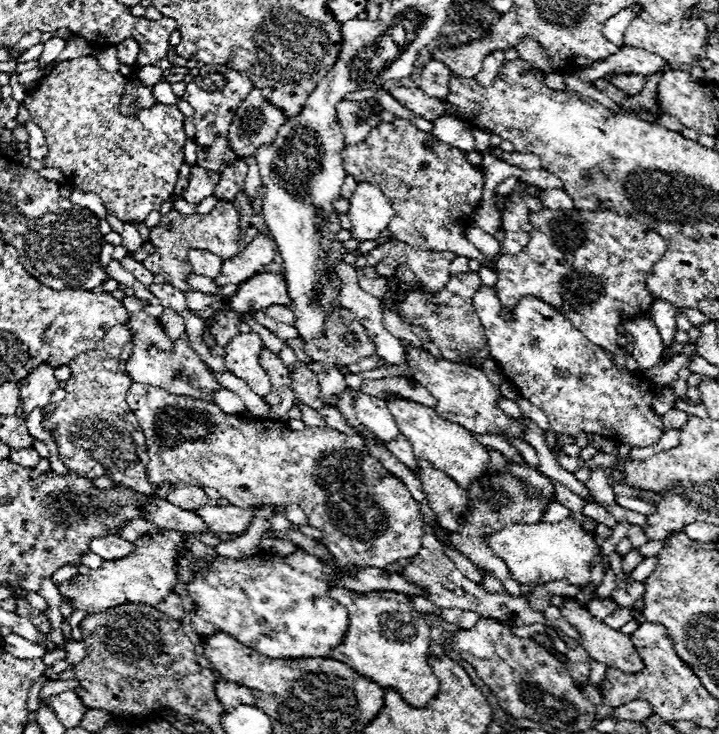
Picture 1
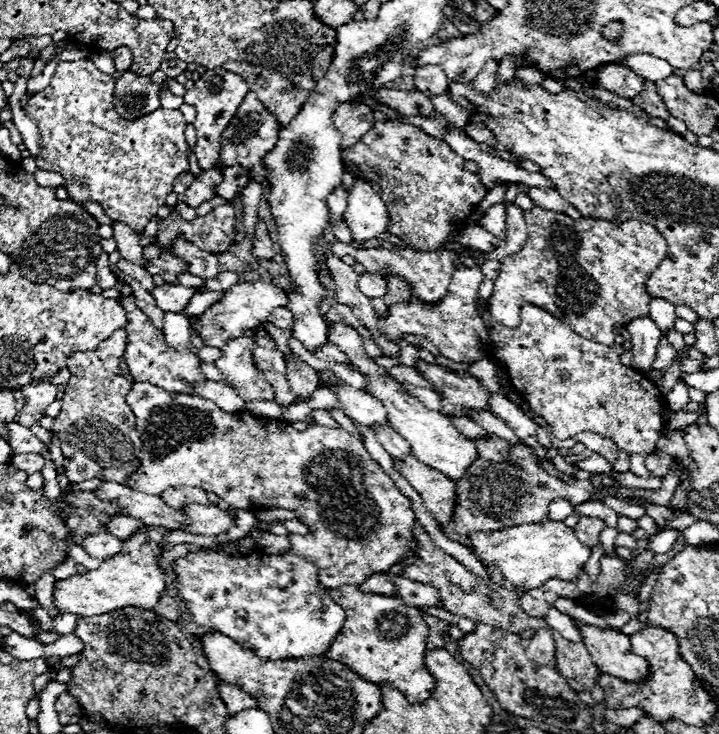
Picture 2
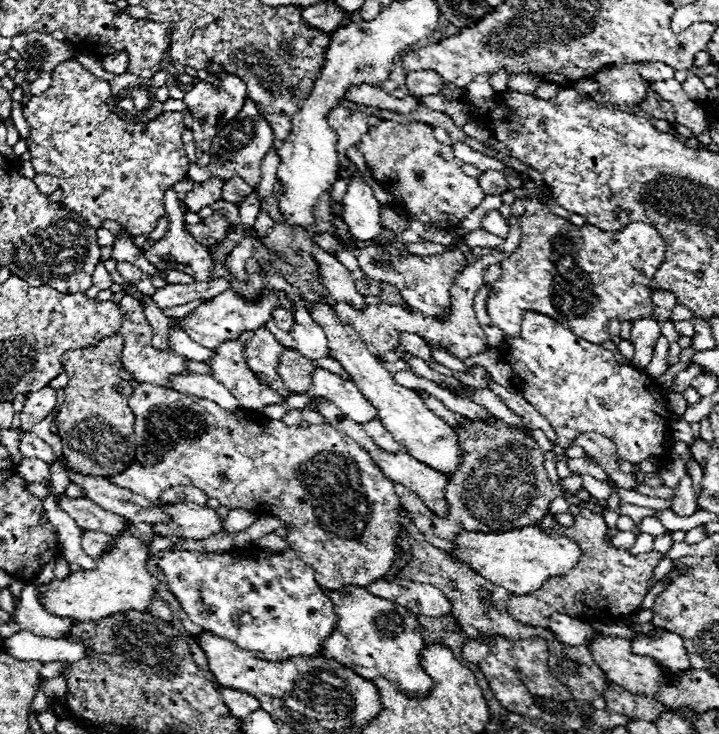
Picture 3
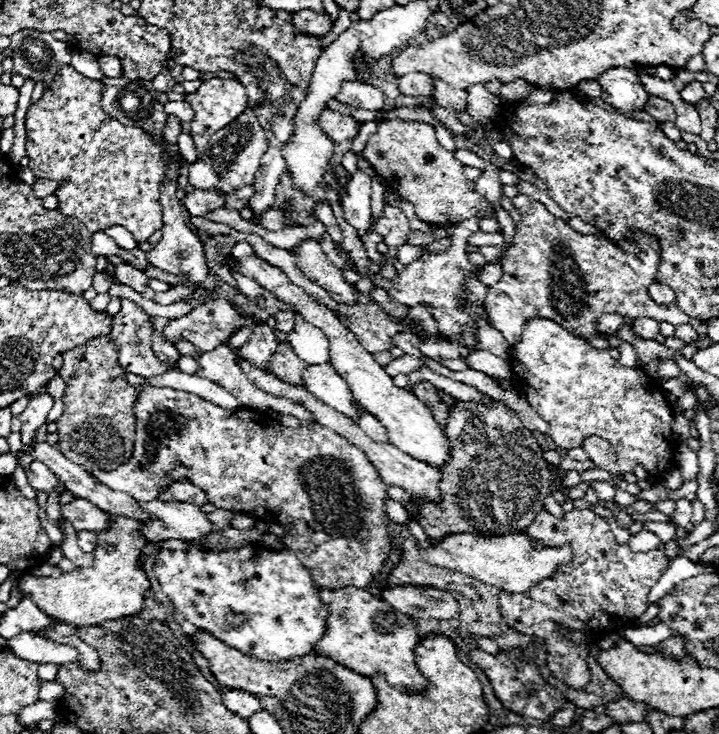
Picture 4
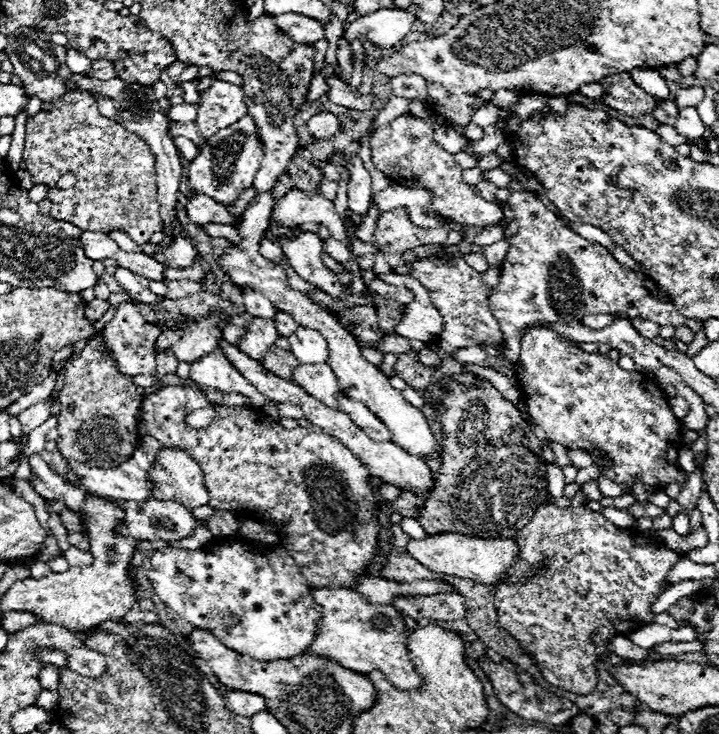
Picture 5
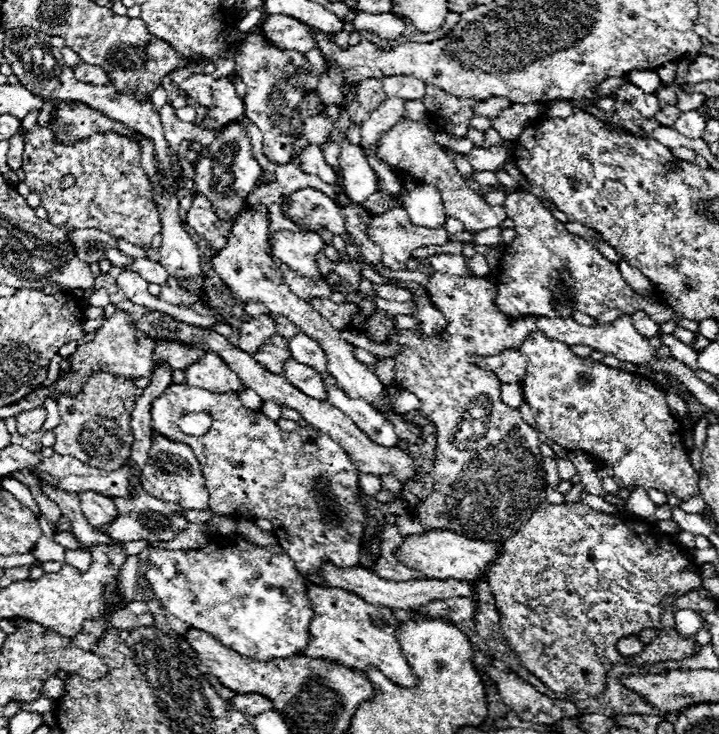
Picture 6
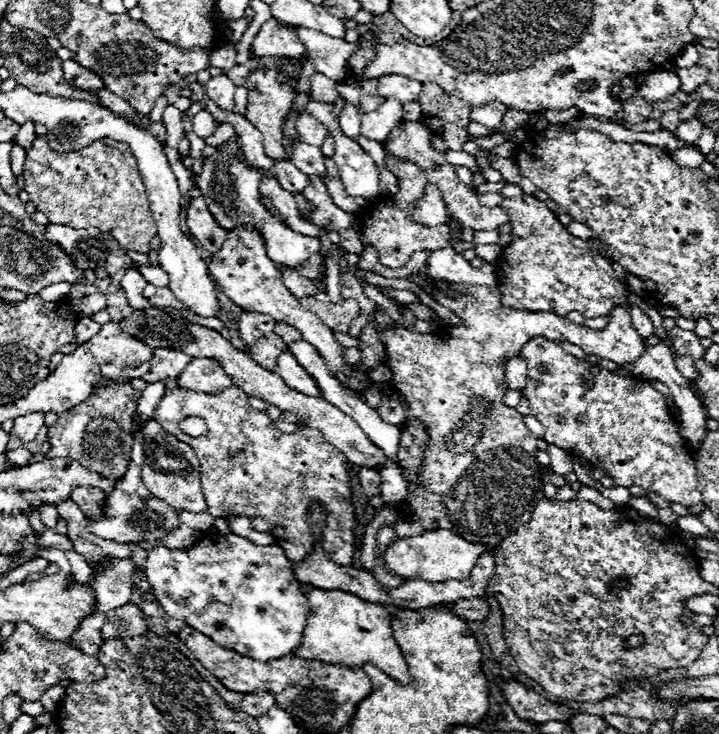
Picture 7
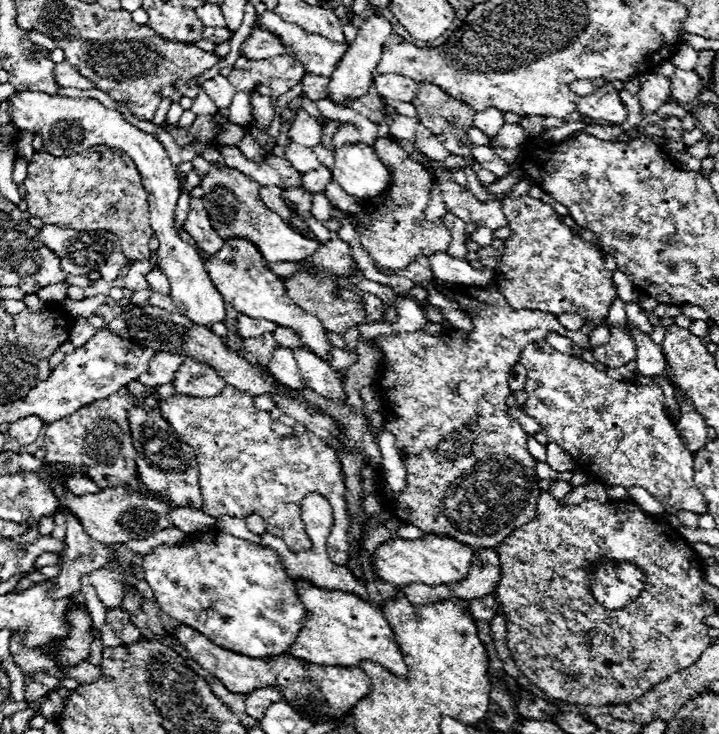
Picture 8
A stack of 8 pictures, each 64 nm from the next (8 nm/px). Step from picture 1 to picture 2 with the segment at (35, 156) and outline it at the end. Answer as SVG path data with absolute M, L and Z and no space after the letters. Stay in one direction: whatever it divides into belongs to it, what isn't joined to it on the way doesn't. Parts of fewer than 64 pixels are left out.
M20 76L20 78L18 78L16 88L14 88L14 94L12 94L8 100L10 100L10 108L12 108L12 122L14 122L14 126L18 128L18 132L22 134L22 142L26 144L26 150L28 150L30 156L34 158L34 156L40 152L38 128L36 128L36 124L34 124L28 116L24 116L22 106L20 106L20 98L26 94L24 84L26 84L28 78L30 78L30 76Z

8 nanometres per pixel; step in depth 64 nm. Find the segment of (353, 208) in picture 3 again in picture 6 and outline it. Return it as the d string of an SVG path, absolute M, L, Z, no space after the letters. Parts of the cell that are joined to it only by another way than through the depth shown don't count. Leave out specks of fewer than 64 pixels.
M346 136L338 140L338 146L338 162L346 194L354 204L364 204L366 198L374 194L374 170L368 164L368 158L362 148L354 146Z

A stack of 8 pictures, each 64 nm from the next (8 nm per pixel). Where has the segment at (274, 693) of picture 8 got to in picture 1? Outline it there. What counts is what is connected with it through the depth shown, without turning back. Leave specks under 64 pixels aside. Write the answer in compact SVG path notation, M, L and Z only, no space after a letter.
M216 682L216 698L222 702L226 710L232 710L240 704L250 704L254 706L254 696L250 694L248 688L238 686L234 682Z

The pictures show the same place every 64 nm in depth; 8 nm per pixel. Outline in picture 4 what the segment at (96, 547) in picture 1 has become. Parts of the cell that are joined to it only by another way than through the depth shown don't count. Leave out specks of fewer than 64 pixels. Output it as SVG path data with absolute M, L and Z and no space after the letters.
M82 530L82 532L78 532L76 536L78 536L78 546L80 546L84 552L92 554L92 552L94 552L94 546L96 546L96 534L94 534L94 532L88 532L88 530Z

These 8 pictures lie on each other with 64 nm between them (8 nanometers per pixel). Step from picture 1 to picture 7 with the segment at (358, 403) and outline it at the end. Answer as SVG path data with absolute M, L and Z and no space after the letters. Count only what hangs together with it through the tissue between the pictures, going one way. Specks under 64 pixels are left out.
M284 350L278 356L276 368L272 370L274 374L278 374L286 386L290 386L292 390L298 390L306 396L320 396L320 390L316 386L316 382L308 376L308 372L296 362L296 358L290 354L290 350Z

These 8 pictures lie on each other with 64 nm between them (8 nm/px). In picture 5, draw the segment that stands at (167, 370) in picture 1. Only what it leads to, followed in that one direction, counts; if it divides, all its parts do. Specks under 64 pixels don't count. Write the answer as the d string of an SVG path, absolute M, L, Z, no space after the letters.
M122 302L116 308L114 318L100 332L100 336L102 336L102 342L104 342L104 350L110 352L112 360L116 362L118 372L122 372L124 376L138 376L138 374L152 376L156 372L156 360L154 360L152 348L156 344L156 338L160 336L160 330L150 326L134 304Z

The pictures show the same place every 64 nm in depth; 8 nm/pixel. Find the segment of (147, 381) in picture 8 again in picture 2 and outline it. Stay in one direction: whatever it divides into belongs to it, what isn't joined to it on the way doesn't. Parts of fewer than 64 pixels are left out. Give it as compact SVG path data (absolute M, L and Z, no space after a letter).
M258 280L254 284L236 284L230 290L226 290L226 294L216 304L212 304L206 312L198 316L196 330L206 346L222 348L228 340L242 336L246 330L258 328L262 322L268 322L272 310L286 304L286 294L280 288L276 288L270 280Z

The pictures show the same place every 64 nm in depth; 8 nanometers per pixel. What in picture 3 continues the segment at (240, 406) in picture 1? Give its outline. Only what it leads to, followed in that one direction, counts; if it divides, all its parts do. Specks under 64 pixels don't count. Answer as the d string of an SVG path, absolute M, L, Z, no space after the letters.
M188 374L188 376L170 376L170 384L174 390L206 398L216 402L222 410L238 410L242 404L214 378L206 374Z

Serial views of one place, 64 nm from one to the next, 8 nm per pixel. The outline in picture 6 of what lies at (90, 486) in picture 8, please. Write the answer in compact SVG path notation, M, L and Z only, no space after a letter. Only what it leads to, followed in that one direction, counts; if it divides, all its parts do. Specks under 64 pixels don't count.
M92 490L78 492L78 498L80 498L80 508L86 514L86 518L94 530L98 530L98 526L102 526L102 524L112 522L114 516L118 514L112 498L106 498L102 494L94 494Z

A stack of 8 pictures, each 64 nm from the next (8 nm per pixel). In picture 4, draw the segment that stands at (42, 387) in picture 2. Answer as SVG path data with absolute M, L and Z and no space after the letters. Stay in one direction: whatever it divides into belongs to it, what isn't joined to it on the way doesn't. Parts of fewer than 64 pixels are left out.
M50 394L34 396L30 400L28 408L18 416L20 422L22 422L22 432L20 432L20 436L22 436L22 448L32 440L34 430L46 422L46 416L48 416L52 404L54 404L54 400L52 400Z

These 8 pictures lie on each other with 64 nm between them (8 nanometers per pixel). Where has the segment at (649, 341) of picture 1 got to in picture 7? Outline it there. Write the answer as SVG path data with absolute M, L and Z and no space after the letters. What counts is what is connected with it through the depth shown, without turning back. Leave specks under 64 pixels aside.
M630 306L628 308L628 314L630 314L630 320L632 320L632 326L636 328L636 332L644 338L650 338L654 334L654 326L650 322L650 318L636 306Z

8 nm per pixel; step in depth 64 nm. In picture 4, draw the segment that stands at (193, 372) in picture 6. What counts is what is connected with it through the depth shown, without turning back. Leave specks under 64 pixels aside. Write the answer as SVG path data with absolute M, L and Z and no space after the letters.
M222 344L222 346L218 346L218 350L212 350L212 352L202 354L196 362L198 362L198 372L196 372L196 374L198 374L200 378L206 378L206 380L210 380L210 382L214 382L214 384L226 388L228 392L232 392L232 394L240 400L240 404L242 404L244 408L256 408L256 410L262 410L262 412L268 410L268 408L272 408L272 410L276 410L276 412L280 412L280 414L290 414L290 416L296 416L298 420L308 420L308 422L312 422L312 414L310 414L306 408L302 408L300 404L294 404L294 402L290 402L288 398L276 398L276 396L270 396L270 394L258 390L258 388L244 376L244 372L240 370L240 366L236 364L236 350L234 350L234 348Z

